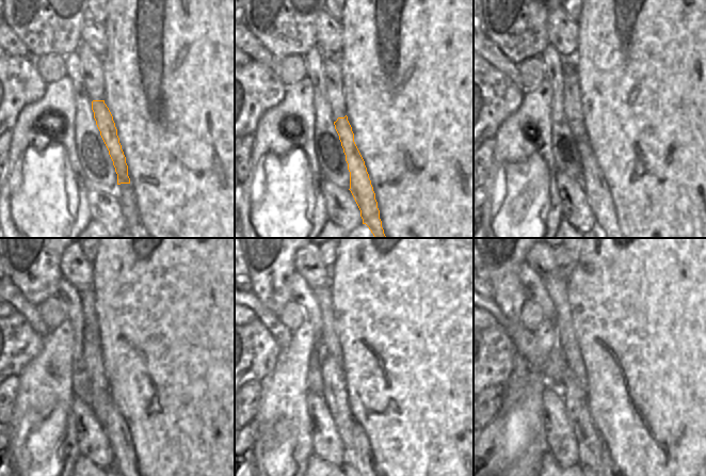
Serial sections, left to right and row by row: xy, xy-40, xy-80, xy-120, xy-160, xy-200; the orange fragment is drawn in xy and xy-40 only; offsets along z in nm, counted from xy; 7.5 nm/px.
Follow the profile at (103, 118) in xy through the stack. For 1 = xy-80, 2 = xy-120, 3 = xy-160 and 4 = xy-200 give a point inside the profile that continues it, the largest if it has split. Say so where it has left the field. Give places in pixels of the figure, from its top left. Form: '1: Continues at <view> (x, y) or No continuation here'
1: Continues at xy-80 (599, 199)
2: Continues at xy-120 (117, 431)
3: Continues at xy-160 (364, 455)
4: Continues at xy-200 (605, 454)

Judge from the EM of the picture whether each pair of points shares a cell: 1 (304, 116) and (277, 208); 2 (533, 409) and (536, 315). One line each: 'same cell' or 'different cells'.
1: same cell
2: different cells

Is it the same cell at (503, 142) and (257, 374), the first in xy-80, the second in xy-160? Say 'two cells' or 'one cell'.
two cells

